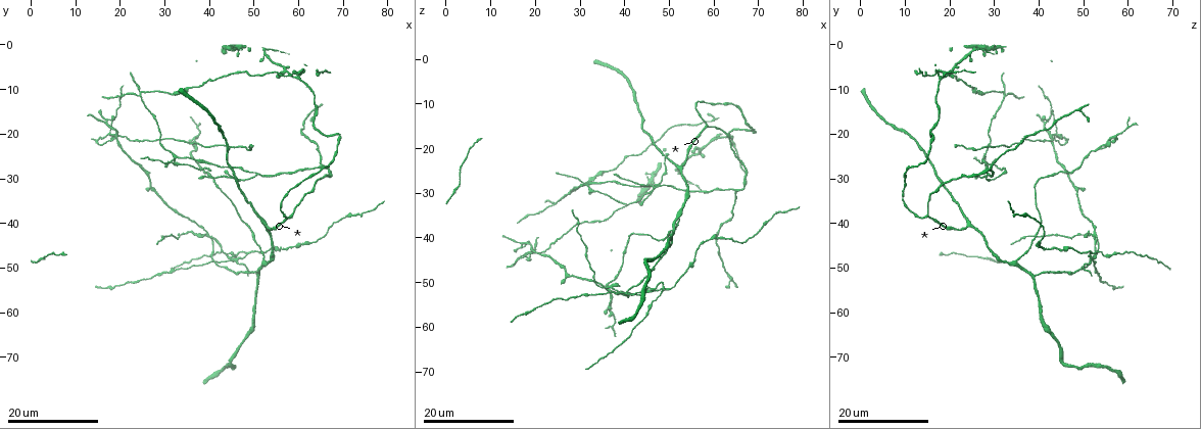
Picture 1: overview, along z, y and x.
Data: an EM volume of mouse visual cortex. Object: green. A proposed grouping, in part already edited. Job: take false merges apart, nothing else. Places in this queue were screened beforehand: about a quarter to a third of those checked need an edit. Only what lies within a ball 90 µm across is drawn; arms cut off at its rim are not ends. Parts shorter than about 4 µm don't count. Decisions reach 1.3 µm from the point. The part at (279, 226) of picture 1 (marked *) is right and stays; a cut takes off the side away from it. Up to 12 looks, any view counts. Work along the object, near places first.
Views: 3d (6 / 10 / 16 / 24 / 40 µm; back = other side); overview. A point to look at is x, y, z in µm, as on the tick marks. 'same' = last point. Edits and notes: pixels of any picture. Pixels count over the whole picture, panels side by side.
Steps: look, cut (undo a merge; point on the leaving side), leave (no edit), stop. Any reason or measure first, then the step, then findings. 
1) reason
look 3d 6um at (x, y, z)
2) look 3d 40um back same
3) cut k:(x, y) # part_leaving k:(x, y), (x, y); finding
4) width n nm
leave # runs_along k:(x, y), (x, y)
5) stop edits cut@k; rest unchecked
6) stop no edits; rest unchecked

arms part here
look 3d 16um at (59.0, 38.0, 15.5)

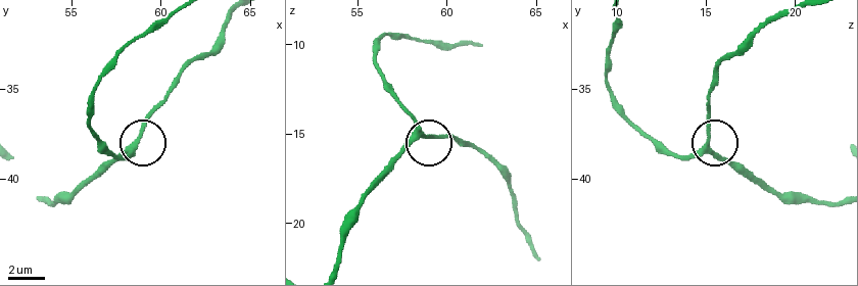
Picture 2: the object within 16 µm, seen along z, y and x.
look 3d 10um at (58.6, 38.1, 15.1)

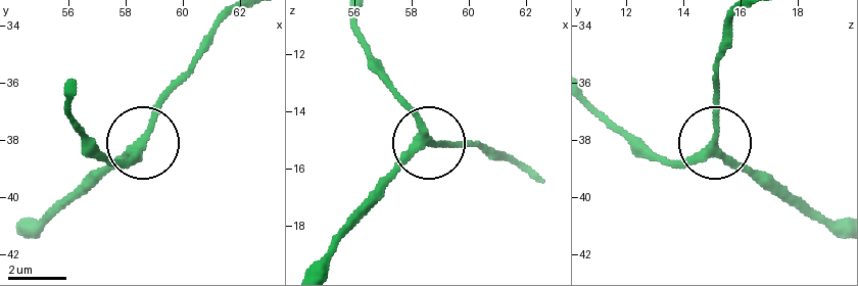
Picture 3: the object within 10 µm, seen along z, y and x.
leave # runs_along 3:(807, 213), (759, 184), (715, 143), (666, 162); one neuron here

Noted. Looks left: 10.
three-way junction
look 3d 16um at (32.0, 26.0, 29.0)

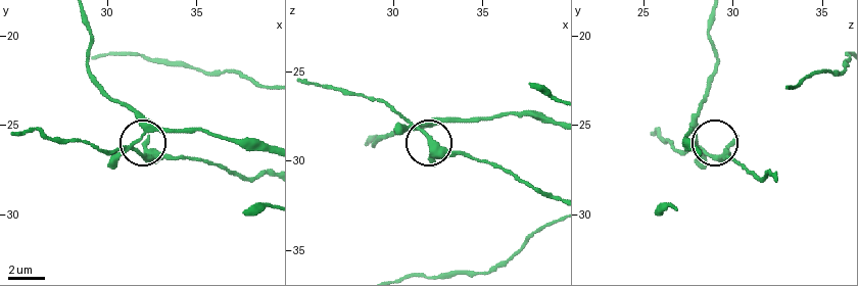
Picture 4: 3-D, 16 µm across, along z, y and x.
look 3d 10um at (31.7, 26.4, 28.3)

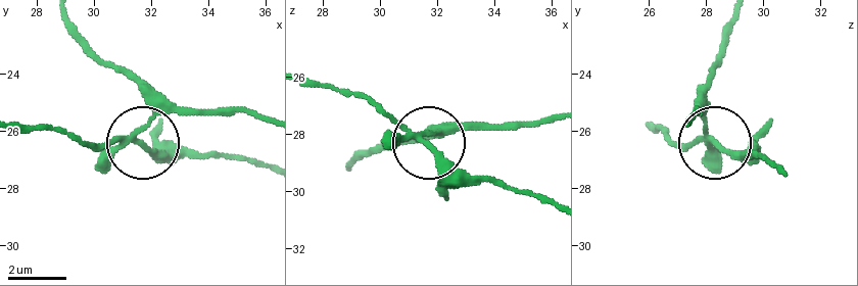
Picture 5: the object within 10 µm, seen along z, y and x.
side_arm 8 um
cut 5:(94, 143) # part_leaving 5:(414, 134), (470, 173), (551, 199); a second neuron is stuck on

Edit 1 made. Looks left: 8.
redraw
look overview

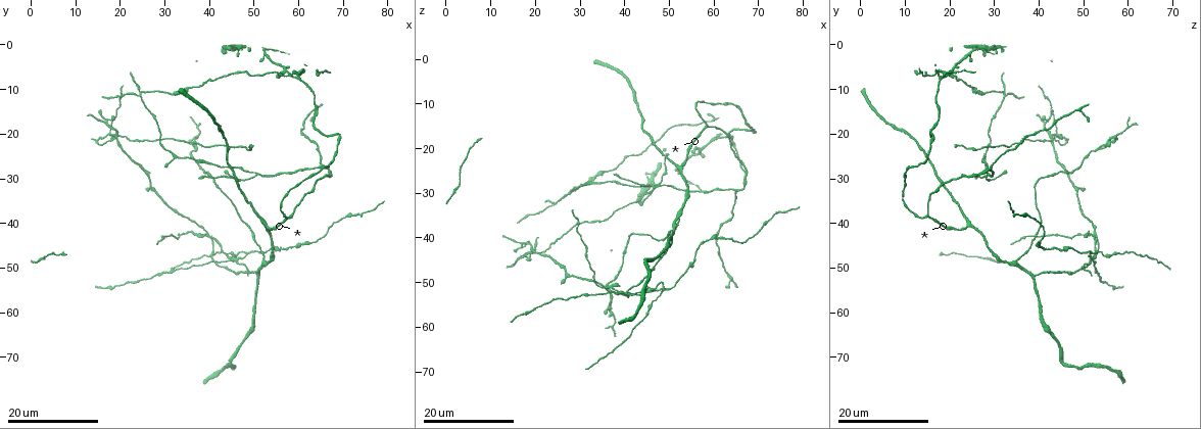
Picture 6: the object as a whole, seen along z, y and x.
small branch off a trunk
look 3d 24um at (52.0, 48.5, 35.5)

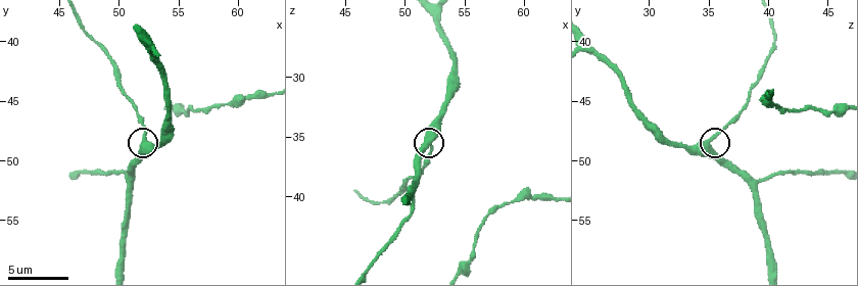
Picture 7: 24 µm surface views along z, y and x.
zoom in
look 3d 6um at (51.8, 49.0, 34.8)

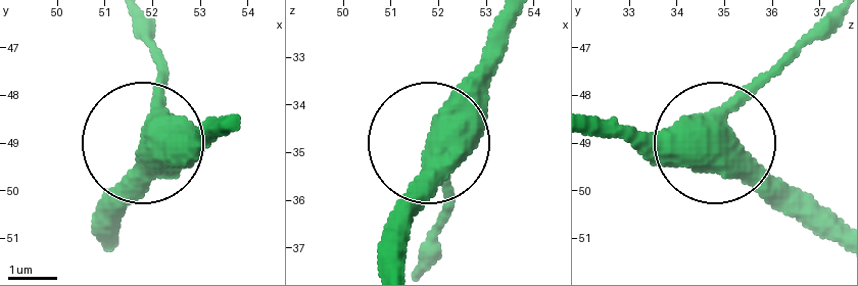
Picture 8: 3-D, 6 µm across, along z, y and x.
side_arm 56 um
leave # runs_along 8:(504, 21), (487, 83), (430, 147), (442, 249); one neuron here

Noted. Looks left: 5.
three-way junction
look 3d 24um at (51.0, 29.5, 28.0)

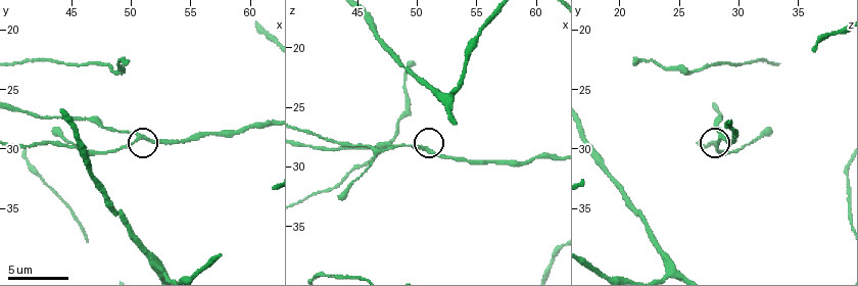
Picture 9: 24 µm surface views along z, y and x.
look 3d 6um at (50.6, 29.0, 28.6)

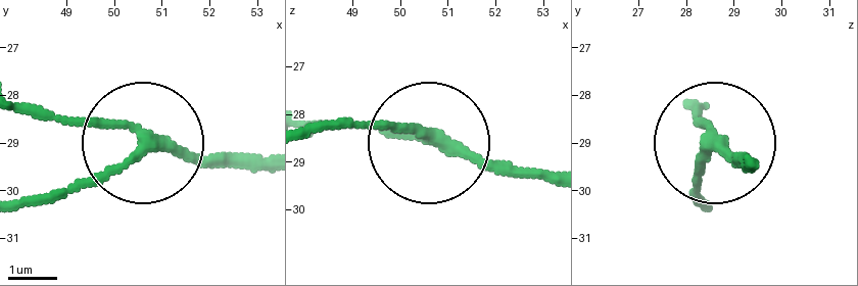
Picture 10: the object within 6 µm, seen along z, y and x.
leave # runs_along 10:(263, 157), (153, 145), (47, 202); one neuron here

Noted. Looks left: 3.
three arms meet
look 3d 6um at (46.8, 30.4, 28.6)

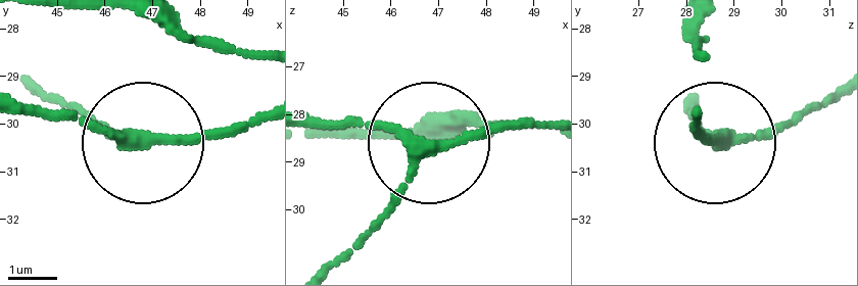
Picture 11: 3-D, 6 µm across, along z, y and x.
from behind
look 3d 6um back at (46.50, 30.30, 28.80)

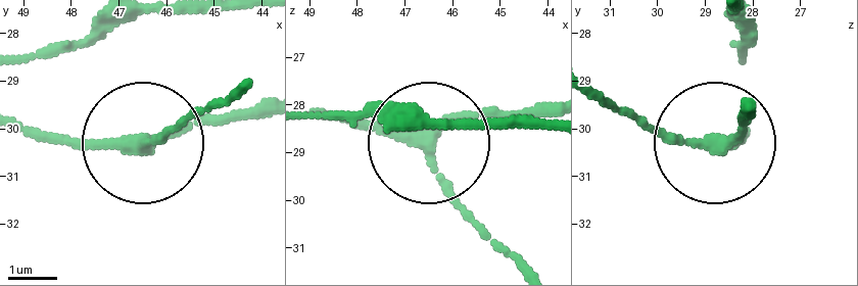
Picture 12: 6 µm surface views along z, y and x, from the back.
leave # all the same neuron

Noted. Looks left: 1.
stop edits cut@5; rest unchecked

